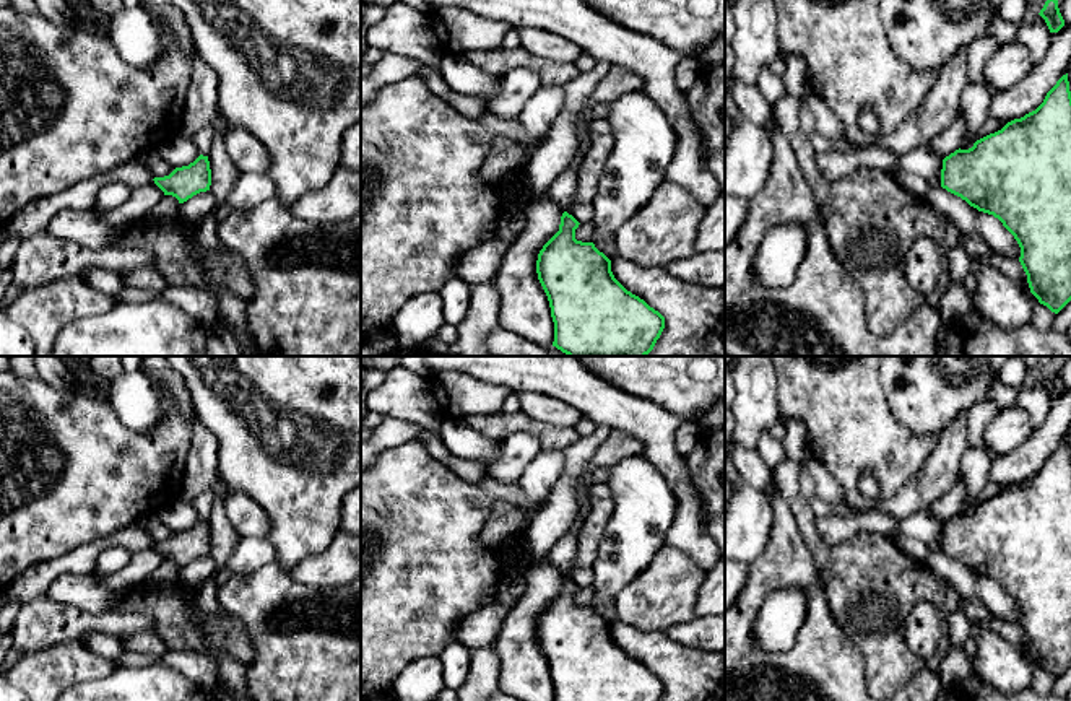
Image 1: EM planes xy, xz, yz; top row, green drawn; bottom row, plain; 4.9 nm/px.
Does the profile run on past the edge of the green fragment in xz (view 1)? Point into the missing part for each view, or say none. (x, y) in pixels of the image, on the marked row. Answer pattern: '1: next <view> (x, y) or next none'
1: next none

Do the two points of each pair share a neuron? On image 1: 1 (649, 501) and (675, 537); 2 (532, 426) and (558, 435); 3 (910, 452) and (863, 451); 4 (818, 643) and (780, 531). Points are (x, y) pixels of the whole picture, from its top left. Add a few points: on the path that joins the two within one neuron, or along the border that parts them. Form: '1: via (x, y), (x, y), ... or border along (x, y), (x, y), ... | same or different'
1: border along (673, 492), (675, 518), (663, 544) | different
2: via (538, 430), (551, 435) | same
3: via (899, 452), (891, 448), (875, 448) | same
4: via (771, 661), (745, 646), (745, 609), (764, 578) | same

